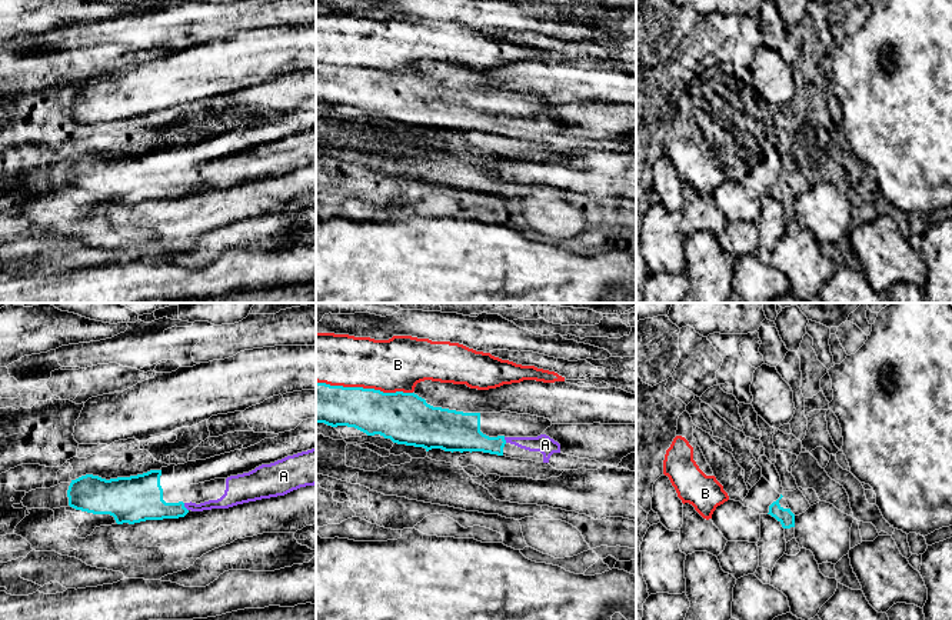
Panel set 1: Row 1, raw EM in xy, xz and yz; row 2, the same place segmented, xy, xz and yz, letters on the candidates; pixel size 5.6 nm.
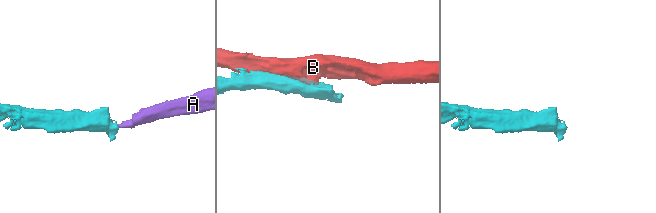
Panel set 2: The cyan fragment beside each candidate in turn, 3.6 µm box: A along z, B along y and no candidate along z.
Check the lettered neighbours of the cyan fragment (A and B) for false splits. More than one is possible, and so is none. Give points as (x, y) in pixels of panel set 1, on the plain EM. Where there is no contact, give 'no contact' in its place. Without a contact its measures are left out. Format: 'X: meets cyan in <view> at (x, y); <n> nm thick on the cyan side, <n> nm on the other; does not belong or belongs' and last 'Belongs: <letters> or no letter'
A: meets cyan in xy at (185, 187); 240 nm thick on the cyan side, 80 nm on the other; belongs
B: meets cyan in xz at (365, 69); 280 nm thick on the cyan side, 300 nm on the other; does not belong
Belongs: A

